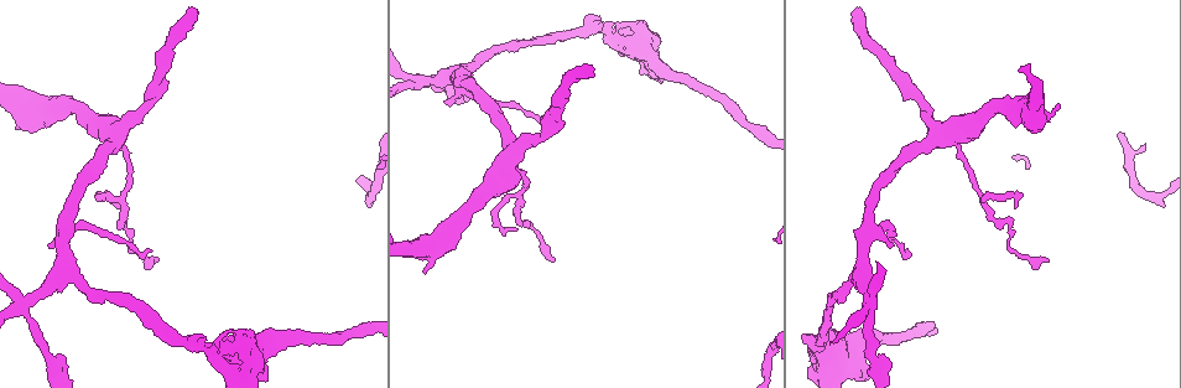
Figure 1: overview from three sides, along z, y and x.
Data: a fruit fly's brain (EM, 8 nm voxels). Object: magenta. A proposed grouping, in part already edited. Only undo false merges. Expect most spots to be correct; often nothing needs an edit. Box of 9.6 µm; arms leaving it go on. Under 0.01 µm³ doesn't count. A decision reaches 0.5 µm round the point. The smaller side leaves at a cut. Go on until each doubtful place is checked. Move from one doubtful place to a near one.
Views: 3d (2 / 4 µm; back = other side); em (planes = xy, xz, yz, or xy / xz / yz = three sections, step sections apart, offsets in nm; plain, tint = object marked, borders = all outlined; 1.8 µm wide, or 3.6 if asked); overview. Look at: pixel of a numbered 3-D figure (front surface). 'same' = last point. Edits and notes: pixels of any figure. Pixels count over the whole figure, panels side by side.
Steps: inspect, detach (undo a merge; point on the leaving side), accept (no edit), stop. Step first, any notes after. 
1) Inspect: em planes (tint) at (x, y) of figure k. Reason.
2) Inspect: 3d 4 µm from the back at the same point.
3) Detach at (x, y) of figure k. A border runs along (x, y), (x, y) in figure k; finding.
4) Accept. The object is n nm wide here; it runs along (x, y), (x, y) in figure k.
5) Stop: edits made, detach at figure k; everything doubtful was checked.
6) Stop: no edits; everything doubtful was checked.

Inspect: em 3.6 µm xy step 16 (tint) at (869, 228) of figure 1. Sudden change in width.

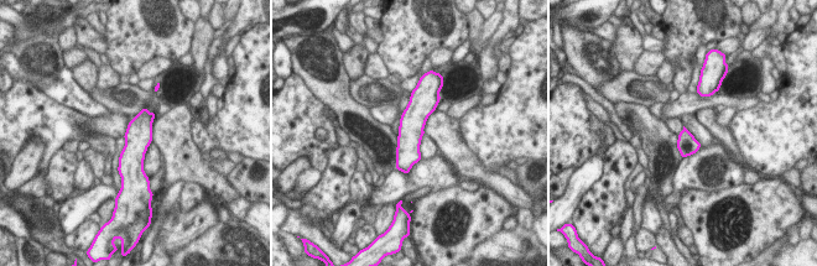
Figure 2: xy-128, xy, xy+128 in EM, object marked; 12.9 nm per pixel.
Inspect: em 3.6 µm planes (borders) at the same point.

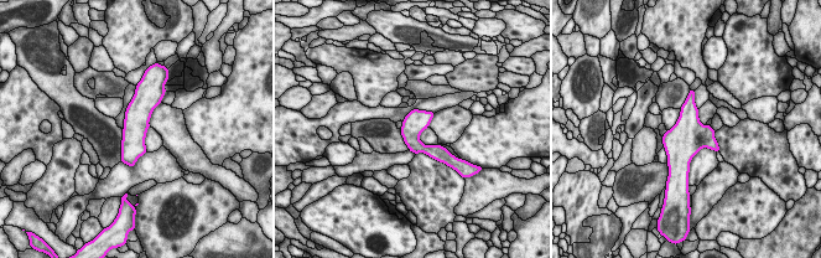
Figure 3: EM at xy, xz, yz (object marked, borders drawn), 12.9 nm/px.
Accept. It runs along (143, 94), (130, 161) in figure 3; continuous, no second neuron.

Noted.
Inspect: em 3.6 µm planes (tint) at (939, 135) of figure 1. Four or more arms meet.

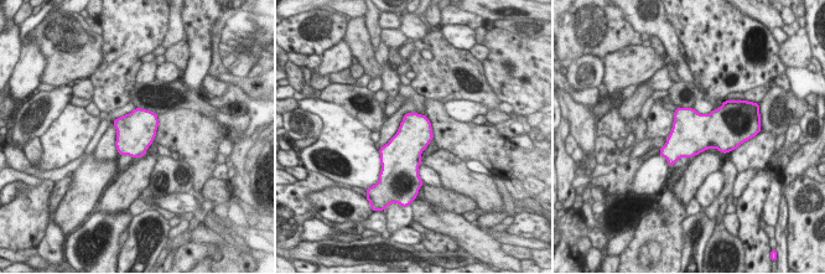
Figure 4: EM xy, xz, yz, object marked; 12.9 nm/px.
Accept. Continuous, no second neuron.

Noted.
Inspect: 3d 2 µm at (608, 33) of figure 1. Touches itself.

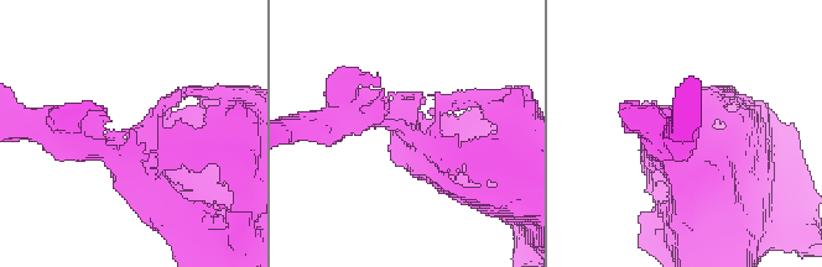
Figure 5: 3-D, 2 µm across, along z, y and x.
Inspect: em planes (tint) at (687, 172) of figure 5. Now the EM.

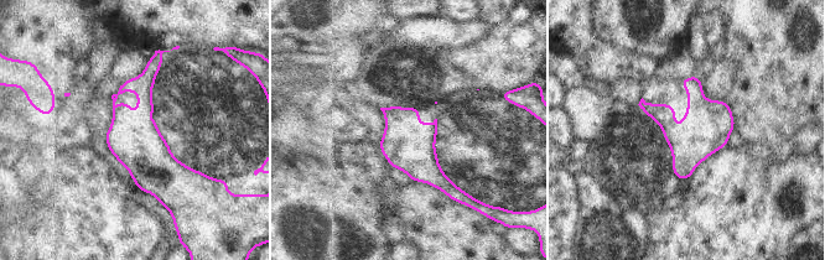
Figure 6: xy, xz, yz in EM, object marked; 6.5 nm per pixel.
Accept. It runs along (157, 62), (144, 152), (162, 198) in figure 6; continuous, no second neuron.

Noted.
Inspect: 3d 2 µm at (652, 62) of figure 1.

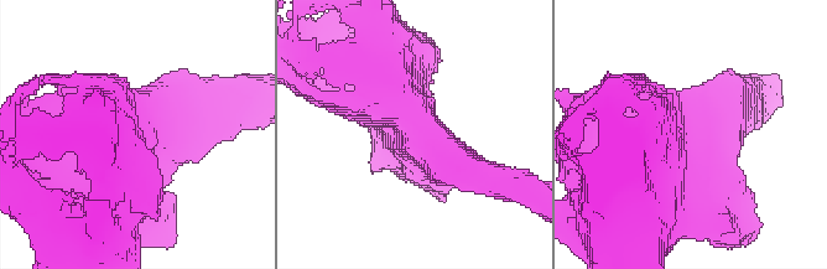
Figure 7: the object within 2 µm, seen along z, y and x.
Inspect: em planes (tint) at (691, 159) of figure 7. Shape alone is not enough.

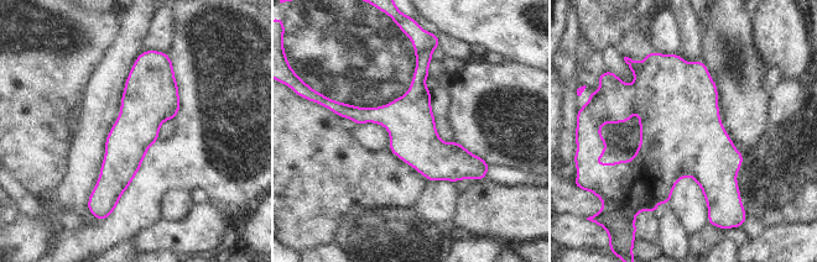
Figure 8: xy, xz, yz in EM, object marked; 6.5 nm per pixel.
Accept. It runs along (147, 57), (147, 100), (112, 200) in figure 8; one neuron here.

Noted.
Inspect: em planes (tint) at (23, 309) of figure 1. Four or more arms meet.

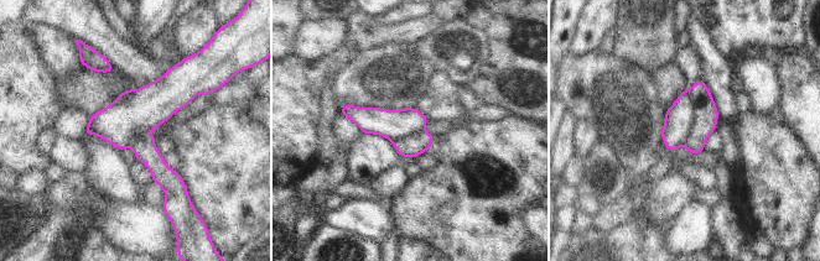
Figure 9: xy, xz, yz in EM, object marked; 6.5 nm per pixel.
Detach at (706, 114) of figure 9. The part that leaves runs along (700, 83), (702, 128), (694, 151) in figure 9; two neurons meet here.

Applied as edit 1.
Stop: edits made, detach at figure 9; everything doubtful was checked.

